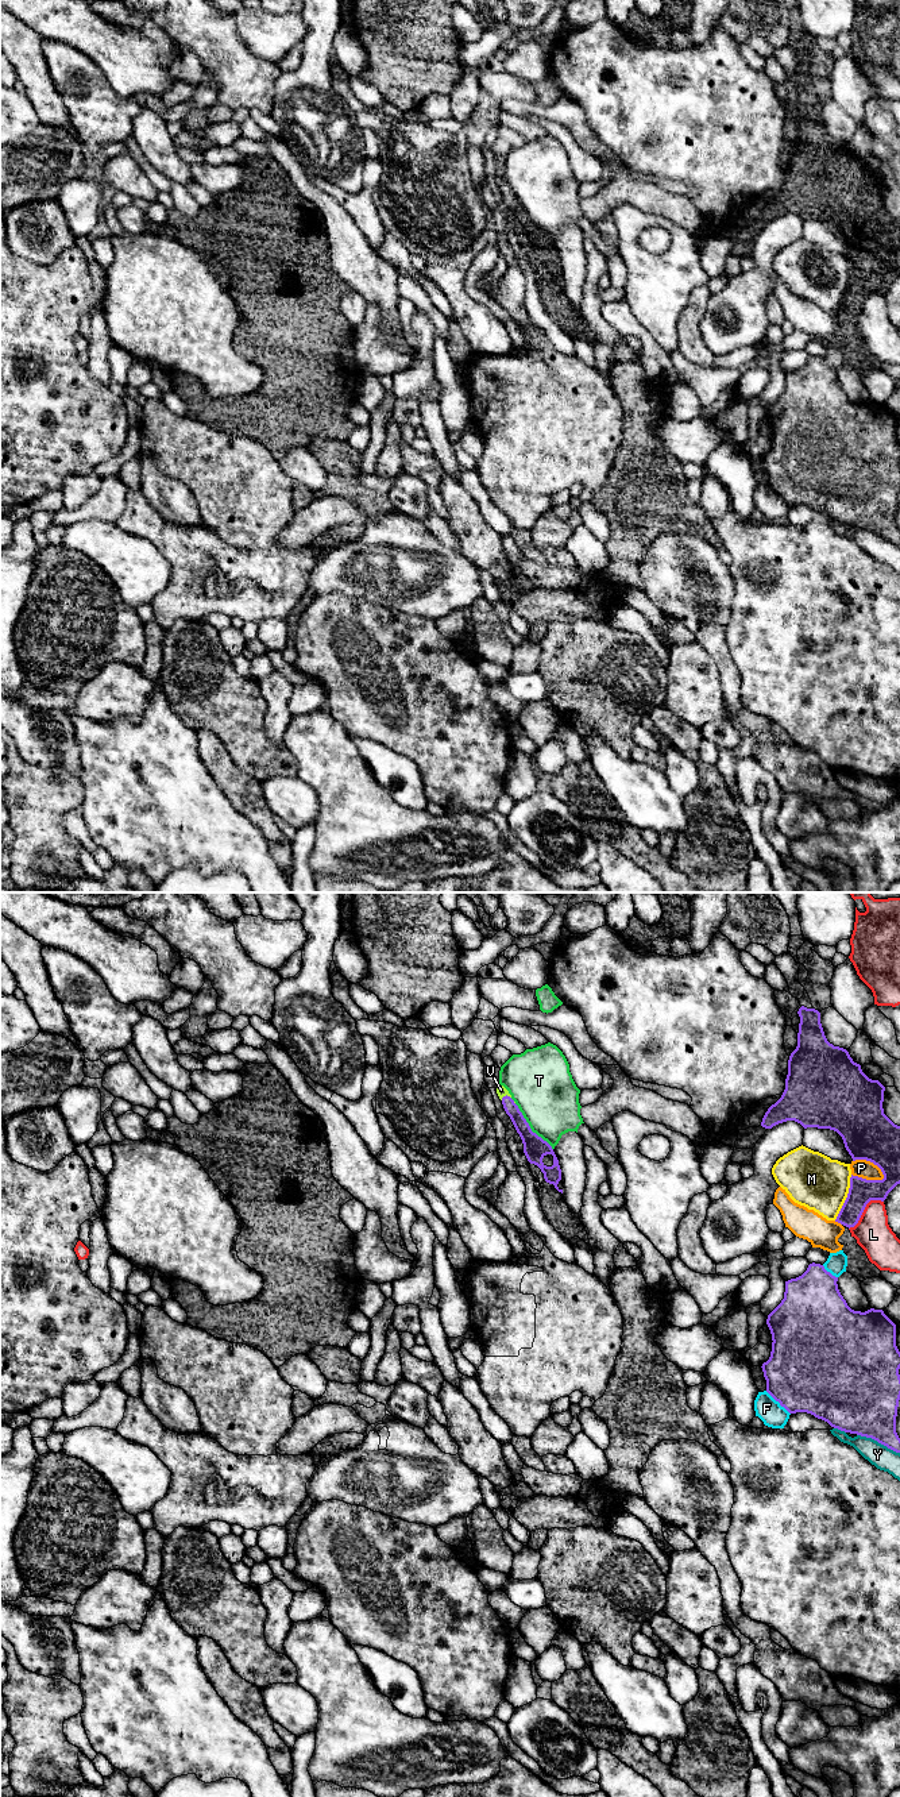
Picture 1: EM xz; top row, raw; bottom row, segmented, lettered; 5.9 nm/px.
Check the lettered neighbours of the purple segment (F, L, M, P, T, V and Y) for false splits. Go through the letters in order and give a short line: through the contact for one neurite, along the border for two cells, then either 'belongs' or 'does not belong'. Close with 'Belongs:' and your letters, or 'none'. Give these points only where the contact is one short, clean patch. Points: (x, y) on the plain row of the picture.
F: does not belong
L: does not belong
M: does not belong
P: does not belong
T: does not belong
V: xz (522, 220), (506, 188), (501, 182) | belongs
Y: does not belong
Belongs: V

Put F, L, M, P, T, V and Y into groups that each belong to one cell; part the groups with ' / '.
F / L / M / P / T / V / Y

